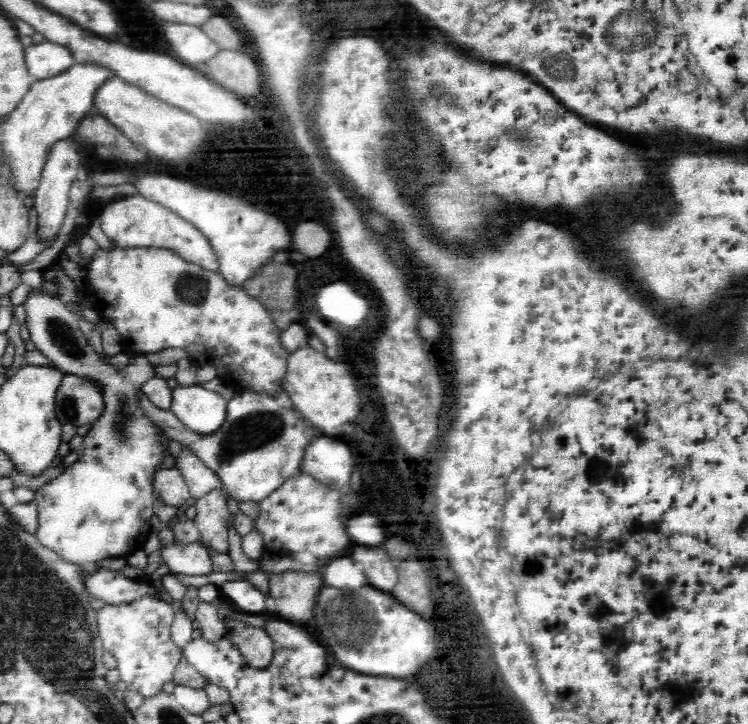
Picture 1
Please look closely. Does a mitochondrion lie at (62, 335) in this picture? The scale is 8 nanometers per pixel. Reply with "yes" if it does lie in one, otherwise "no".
yes

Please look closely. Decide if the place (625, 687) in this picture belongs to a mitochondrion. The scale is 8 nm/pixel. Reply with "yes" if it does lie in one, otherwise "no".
no

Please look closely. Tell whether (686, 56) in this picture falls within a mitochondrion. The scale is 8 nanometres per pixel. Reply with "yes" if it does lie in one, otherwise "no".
no

